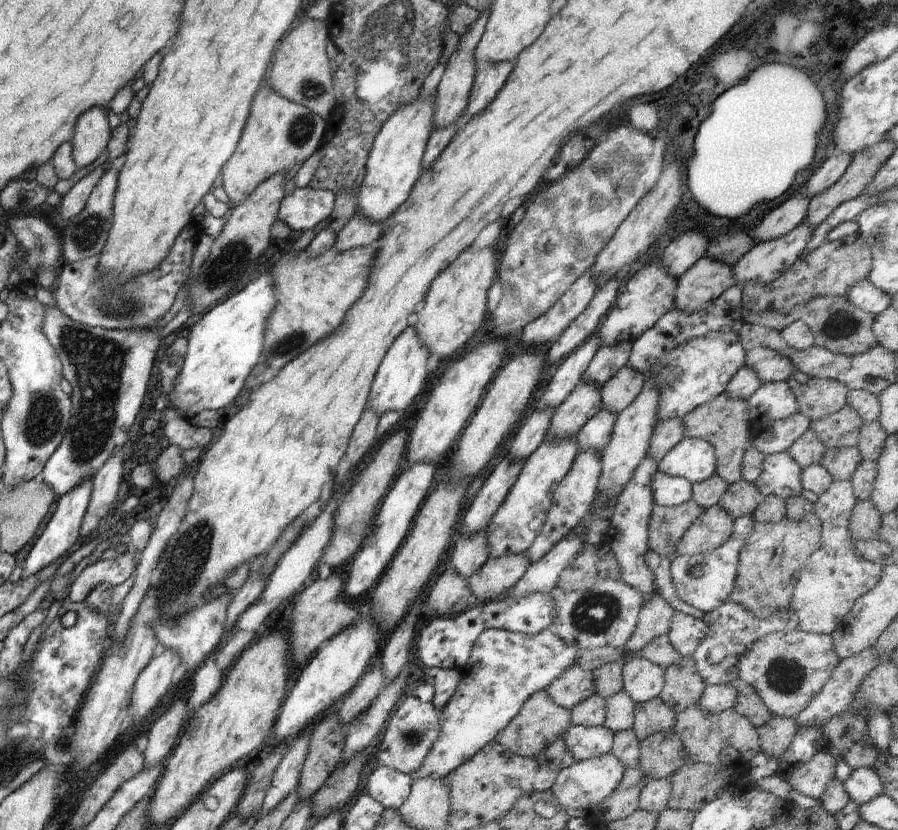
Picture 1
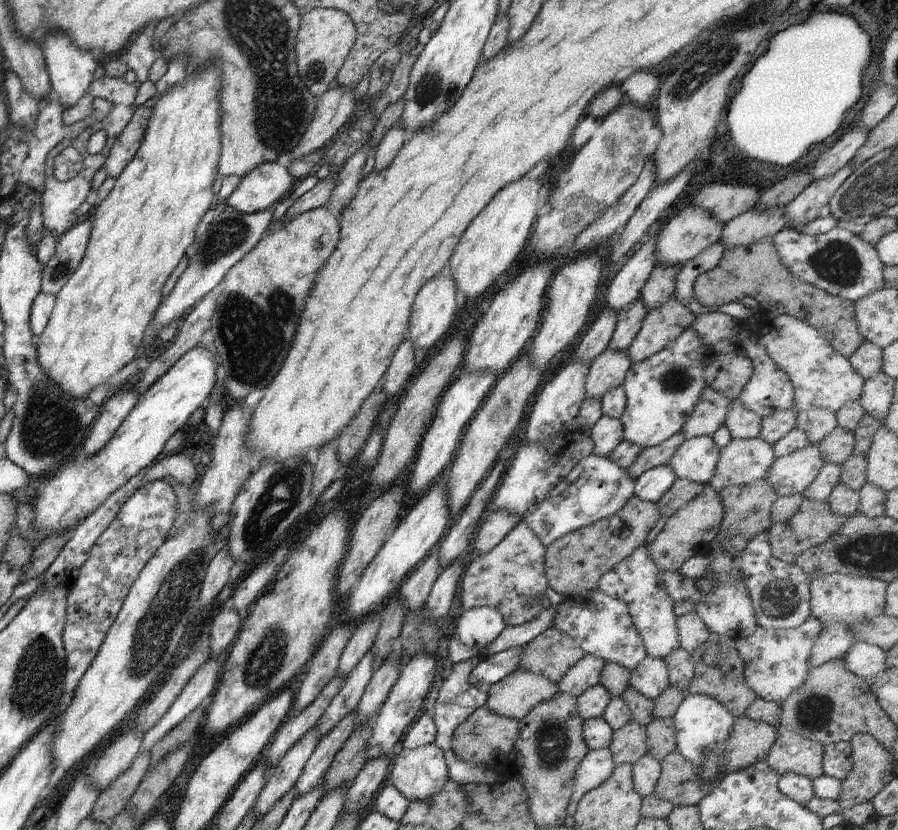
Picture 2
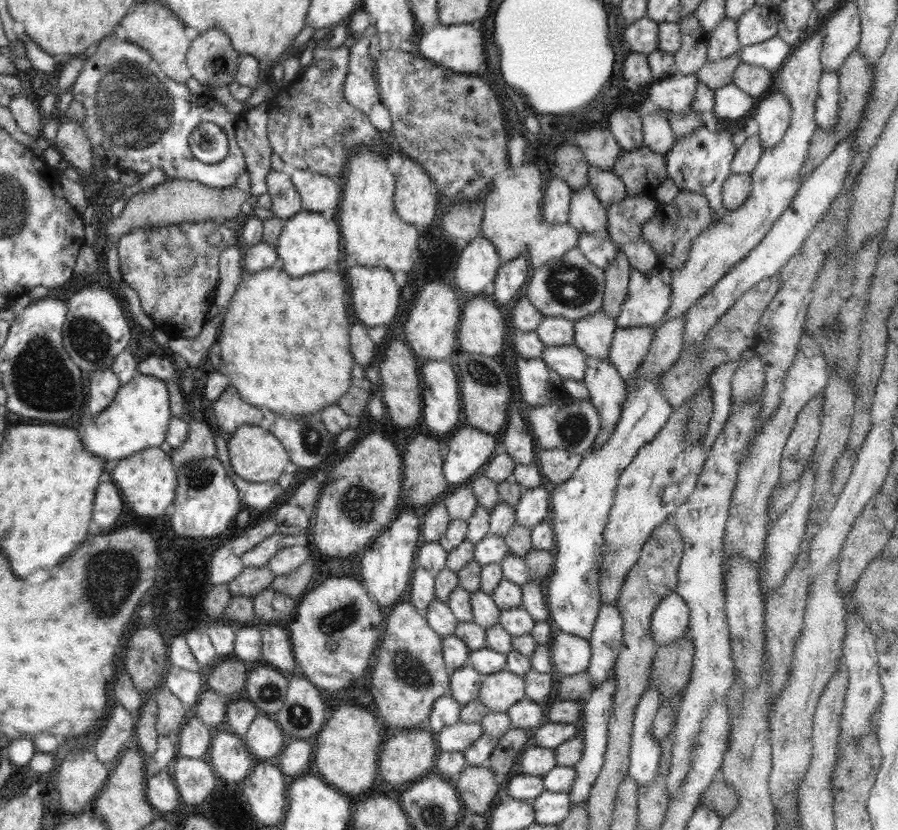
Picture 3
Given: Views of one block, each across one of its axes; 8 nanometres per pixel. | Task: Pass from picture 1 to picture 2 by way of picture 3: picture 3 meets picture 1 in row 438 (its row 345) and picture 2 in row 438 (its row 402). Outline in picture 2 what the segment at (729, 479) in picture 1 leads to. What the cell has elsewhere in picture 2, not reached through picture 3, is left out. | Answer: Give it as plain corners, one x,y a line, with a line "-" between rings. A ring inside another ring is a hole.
680,433
674,434
668,440
659,445
642,449
637,459
626,470
629,475
636,480
639,475
651,468
668,465
674,451
685,441

